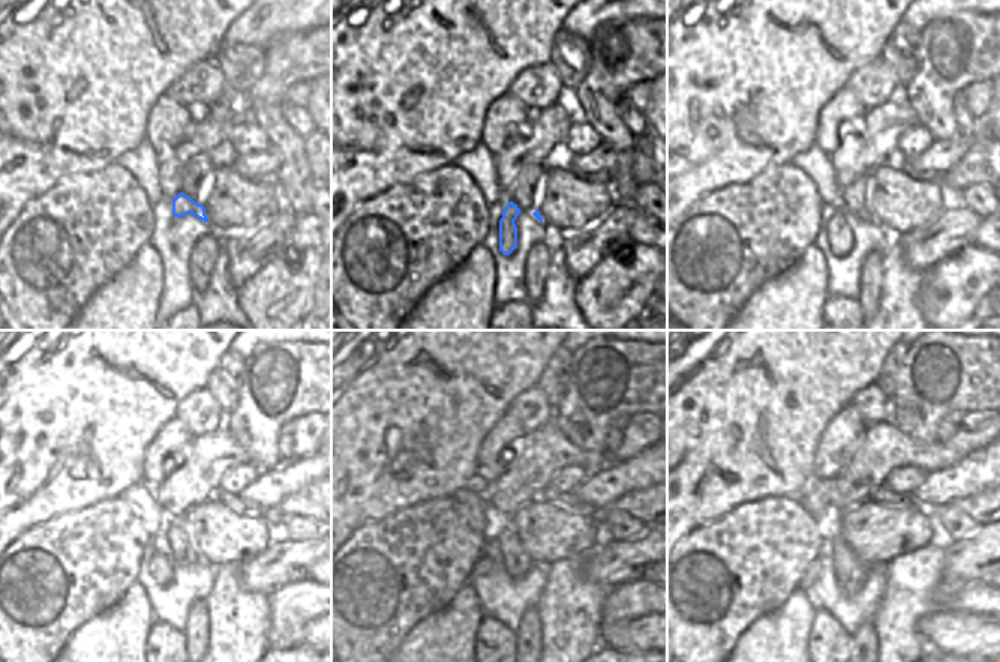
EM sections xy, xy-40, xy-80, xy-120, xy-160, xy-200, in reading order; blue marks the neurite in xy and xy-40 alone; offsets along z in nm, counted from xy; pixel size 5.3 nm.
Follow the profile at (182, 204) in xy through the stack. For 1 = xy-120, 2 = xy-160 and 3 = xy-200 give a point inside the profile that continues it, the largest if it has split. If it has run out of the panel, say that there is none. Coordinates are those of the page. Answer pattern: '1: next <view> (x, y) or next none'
1: next xy-120 (162, 569)
2: next xy-160 (483, 566)
3: next xy-200 (813, 571)

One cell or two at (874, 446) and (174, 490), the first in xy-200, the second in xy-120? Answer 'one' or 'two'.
one

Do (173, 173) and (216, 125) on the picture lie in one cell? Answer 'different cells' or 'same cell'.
same cell

